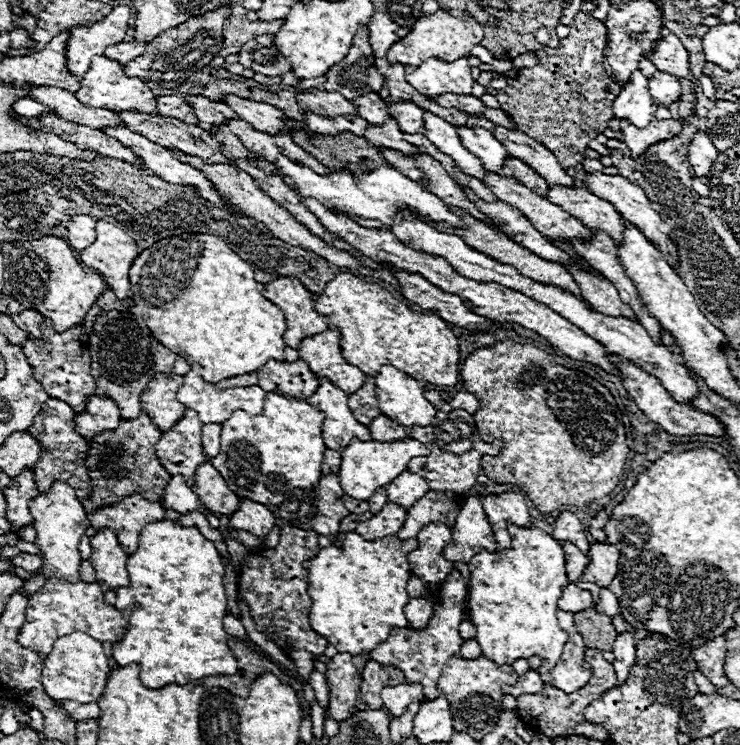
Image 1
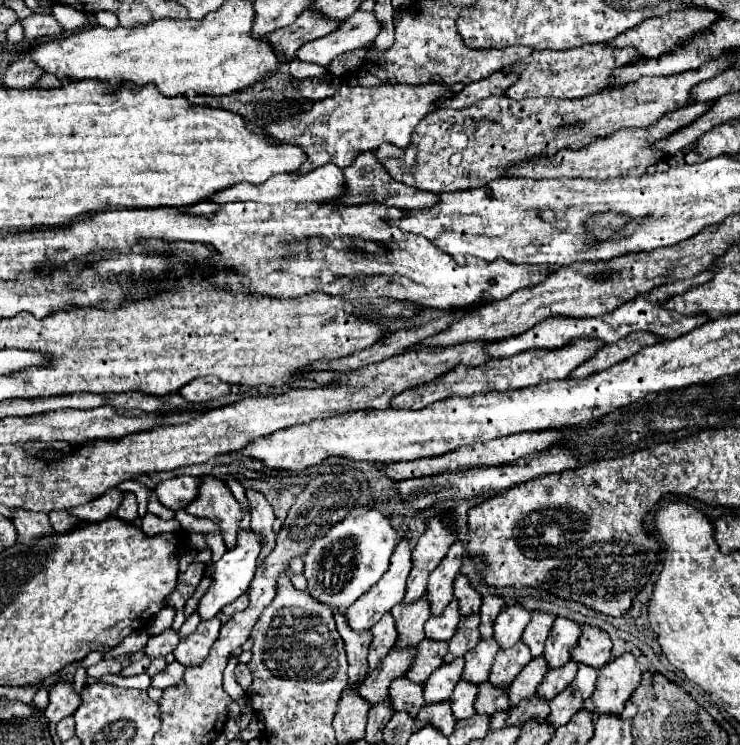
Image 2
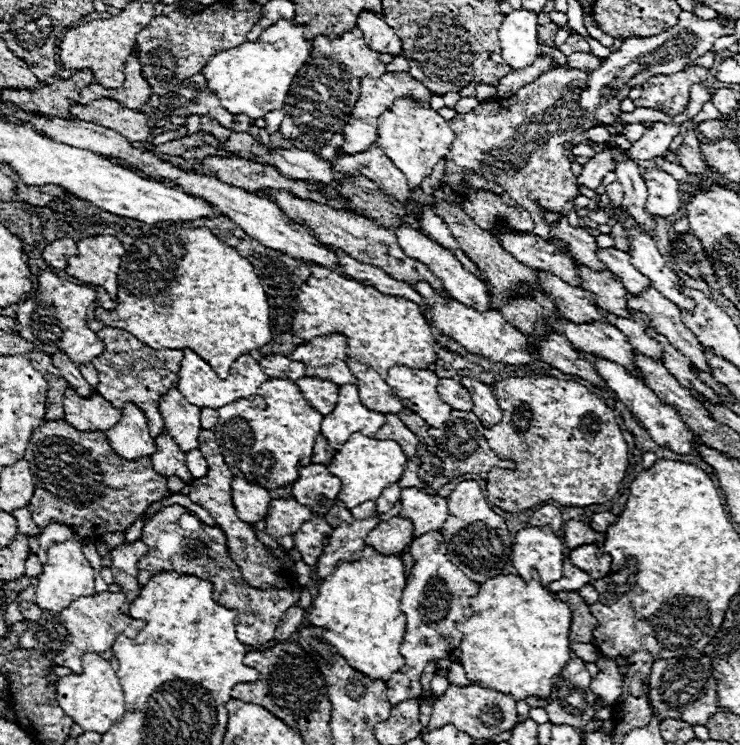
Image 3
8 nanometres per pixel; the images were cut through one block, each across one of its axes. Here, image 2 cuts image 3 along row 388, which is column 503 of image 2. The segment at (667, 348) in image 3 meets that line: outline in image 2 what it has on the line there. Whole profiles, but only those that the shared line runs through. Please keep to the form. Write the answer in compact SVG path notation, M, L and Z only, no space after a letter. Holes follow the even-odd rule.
M490 682L480 684L474 708L476 708L476 714L486 714L486 716L492 716L494 712L506 710L508 708L506 690L504 688L492 688Z

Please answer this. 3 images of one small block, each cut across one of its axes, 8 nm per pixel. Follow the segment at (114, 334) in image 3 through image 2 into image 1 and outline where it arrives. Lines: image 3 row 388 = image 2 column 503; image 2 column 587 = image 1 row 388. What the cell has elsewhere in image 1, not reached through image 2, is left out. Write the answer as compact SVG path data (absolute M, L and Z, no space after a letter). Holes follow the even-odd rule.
M102 310L96 316L96 324L92 330L92 336L88 340L90 344L90 372L96 380L96 394L112 398L118 408L120 416L130 420L140 416L140 394L152 380L156 372L164 374L180 374L184 376L190 370L190 364L164 348L148 330L144 320L130 312L118 312L118 310Z

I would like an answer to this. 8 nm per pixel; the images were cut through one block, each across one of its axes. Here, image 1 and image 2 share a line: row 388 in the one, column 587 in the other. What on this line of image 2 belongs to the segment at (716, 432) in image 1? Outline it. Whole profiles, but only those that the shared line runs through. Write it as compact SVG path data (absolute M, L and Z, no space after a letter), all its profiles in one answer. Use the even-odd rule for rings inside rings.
M582 626L582 634L578 642L570 650L570 660L592 668L602 668L612 658L610 650L612 650L612 642L604 630L594 626Z

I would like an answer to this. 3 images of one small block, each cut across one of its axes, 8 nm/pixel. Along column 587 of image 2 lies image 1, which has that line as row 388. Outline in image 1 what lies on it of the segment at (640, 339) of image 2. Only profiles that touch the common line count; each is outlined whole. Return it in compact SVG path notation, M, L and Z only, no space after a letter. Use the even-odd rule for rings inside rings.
M368 376L364 386L348 396L348 406L352 408L352 414L356 416L356 420L360 420L362 424L372 424L372 420L376 416L380 416L380 406L376 400L376 384L374 384L374 376Z

